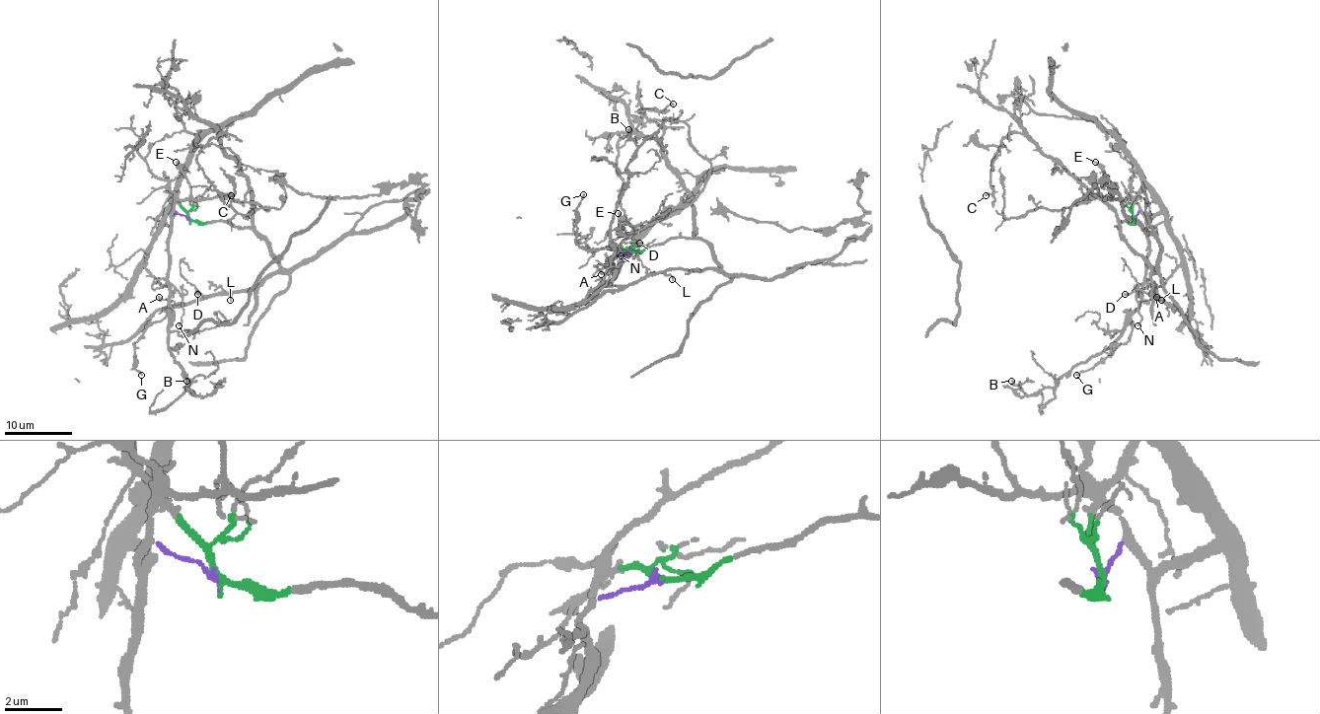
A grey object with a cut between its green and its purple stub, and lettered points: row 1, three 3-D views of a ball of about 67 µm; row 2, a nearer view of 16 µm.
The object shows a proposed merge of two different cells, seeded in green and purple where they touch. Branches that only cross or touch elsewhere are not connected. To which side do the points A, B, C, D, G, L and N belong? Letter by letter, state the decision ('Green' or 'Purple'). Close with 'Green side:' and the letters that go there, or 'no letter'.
A: Purple
B: Purple
C: Green
D: Green
G: Purple
L: Green
N: Purple
Green side: C, D, L

